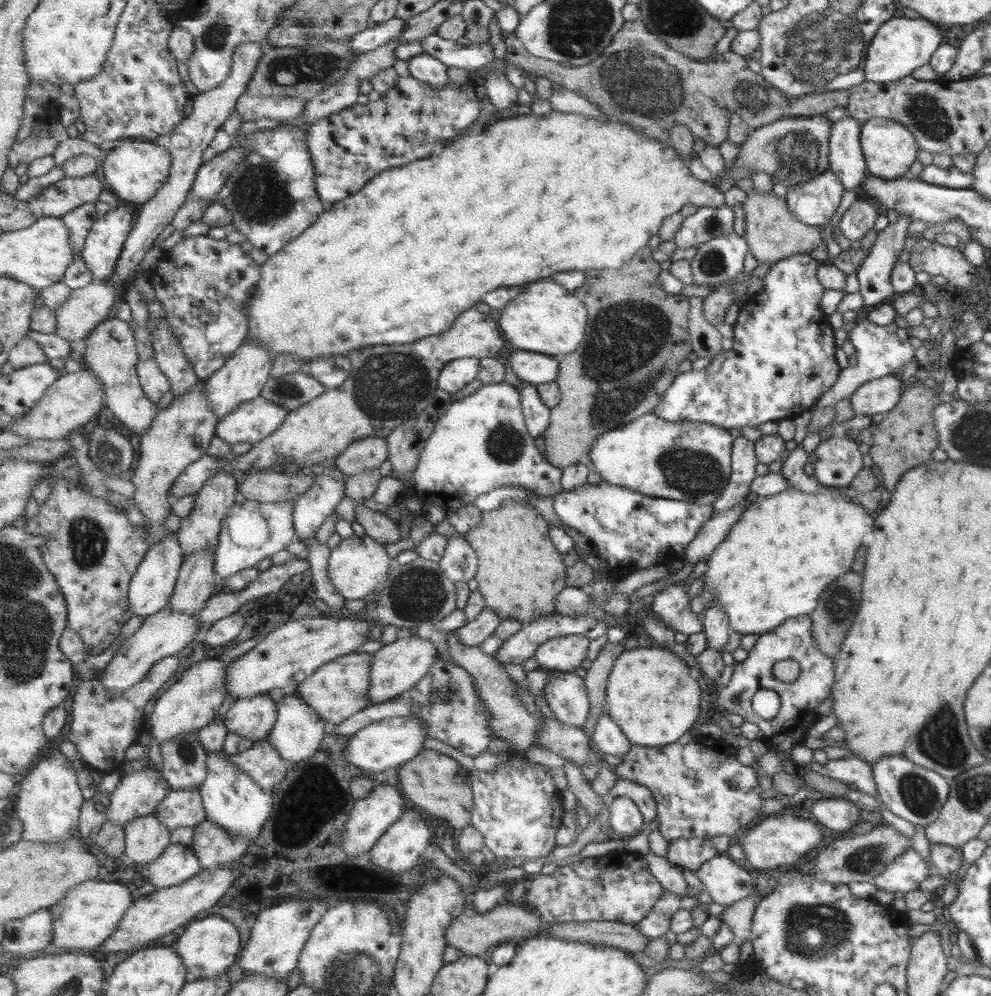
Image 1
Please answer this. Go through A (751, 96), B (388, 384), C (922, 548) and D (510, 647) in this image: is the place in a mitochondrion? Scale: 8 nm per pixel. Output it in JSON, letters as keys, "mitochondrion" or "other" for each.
{"A":"mitochondrion","B":"mitochondrion","C":"other","D":"other"}

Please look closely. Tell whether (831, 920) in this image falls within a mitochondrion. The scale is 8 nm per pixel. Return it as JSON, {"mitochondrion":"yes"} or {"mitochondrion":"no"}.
{"mitochondrion":"yes"}

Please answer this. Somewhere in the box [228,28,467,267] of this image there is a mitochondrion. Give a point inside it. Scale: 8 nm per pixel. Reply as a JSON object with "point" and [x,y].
{"point":[290,69]}

